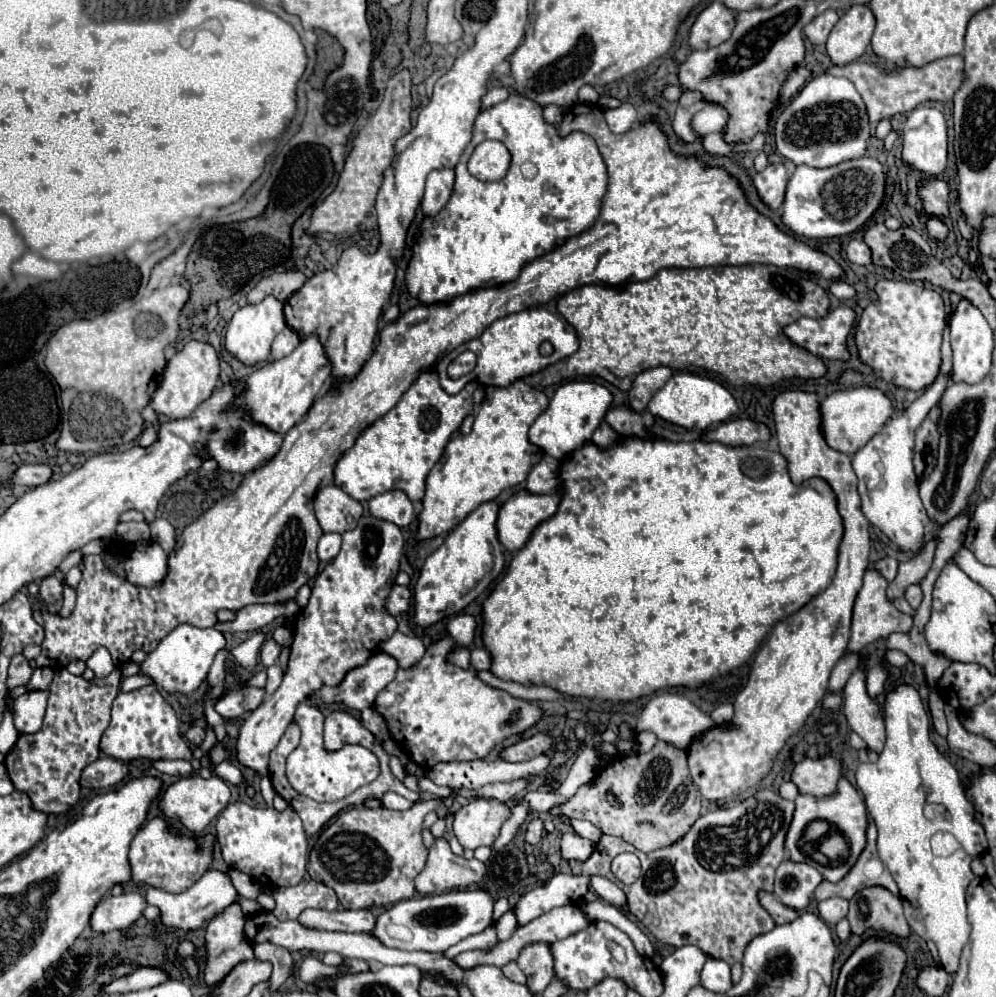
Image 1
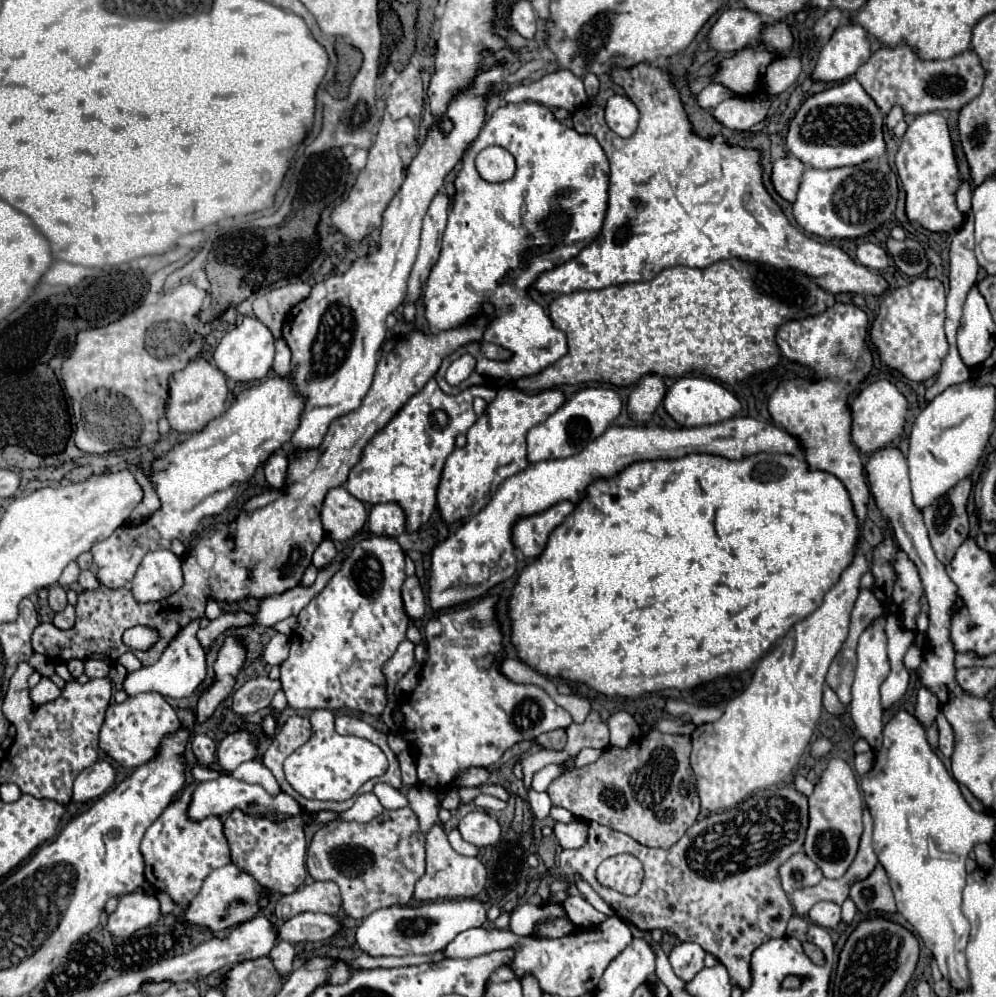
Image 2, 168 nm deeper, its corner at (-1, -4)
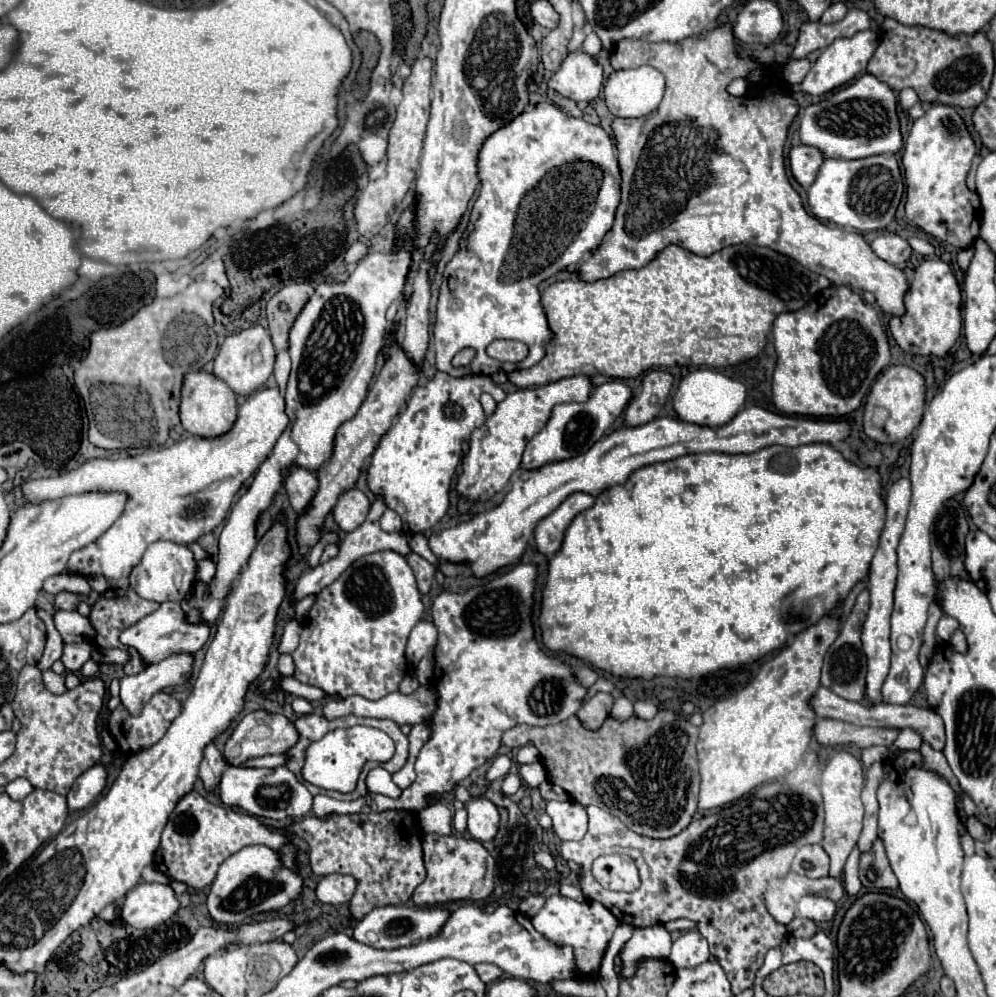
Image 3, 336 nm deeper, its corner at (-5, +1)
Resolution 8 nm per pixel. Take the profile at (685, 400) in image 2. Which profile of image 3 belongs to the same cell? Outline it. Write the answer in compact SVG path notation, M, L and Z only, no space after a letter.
M694 370L688 376L684 376L678 384L678 390L672 398L674 410L678 414L680 420L684 422L692 422L692 424L702 424L702 426L722 426L726 422L730 422L738 410L744 406L746 402L746 388L738 382L732 380L716 370Z

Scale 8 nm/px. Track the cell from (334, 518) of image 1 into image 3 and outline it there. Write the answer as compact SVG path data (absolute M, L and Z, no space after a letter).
M350 488L338 496L332 516L334 516L336 524L340 526L340 530L352 532L366 520L368 510L370 510L368 496L358 488Z

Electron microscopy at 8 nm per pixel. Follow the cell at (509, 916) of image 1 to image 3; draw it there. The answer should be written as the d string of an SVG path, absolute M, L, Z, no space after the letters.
M554 894L546 900L544 908L530 918L532 926L544 934L548 940L554 940L558 944L568 944L574 948L574 956L578 960L578 972L580 974L596 974L600 970L600 962L604 956L604 950L608 948L608 942L612 938L612 932L618 926L618 920L614 914L602 906L600 902L576 902L562 894Z

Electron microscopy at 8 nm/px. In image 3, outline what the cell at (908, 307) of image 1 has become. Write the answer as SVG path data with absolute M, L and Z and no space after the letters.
M926 260L914 270L914 282L910 282L908 292L904 294L906 312L902 316L890 318L890 332L896 344L910 354L916 356L936 356L944 358L948 350L960 336L962 328L962 292L956 276L952 274L950 266L942 260Z

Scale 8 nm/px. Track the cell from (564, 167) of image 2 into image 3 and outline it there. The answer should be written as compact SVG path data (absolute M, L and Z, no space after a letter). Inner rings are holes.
M538 102L536 106L532 108L526 108L520 116L516 116L510 124L498 128L496 132L492 132L482 148L480 148L480 154L478 154L478 178L480 178L480 192L478 192L478 198L472 206L472 212L478 212L478 218L472 220L472 230L466 238L462 238L462 246L460 250L454 254L454 258L446 264L444 268L444 274L442 274L442 284L440 284L440 296L438 296L438 304L436 304L436 322L434 322L434 348L436 348L436 368L440 372L446 372L454 378L462 378L462 376L476 376L476 374L484 374L484 376L492 376L496 372L514 372L514 370L522 370L522 368L532 368L534 364L538 364L544 354L546 354L546 344L554 338L550 326L548 326L548 320L546 320L546 314L544 314L544 308L540 304L540 292L538 292L538 284L550 276L554 276L556 272L560 272L562 268L568 268L568 266L576 266L584 254L596 250L602 242L602 238L606 236L606 232L612 228L612 220L614 220L614 212L616 212L616 206L620 202L620 170L618 170L618 160L616 160L616 150L614 150L614 140L612 136L602 130L600 126L594 126L594 124L588 124L586 120L582 118L574 118L574 116L568 116L564 114L560 108L556 108L554 104L550 102ZM534 190L534 208L526 208L526 196ZM520 216L530 216L530 234L524 230L524 226L520 226ZM492 340L520 340L528 346L528 356L522 360L522 362L498 362L498 360L492 360L488 354L486 354L486 346L492 342ZM462 348L476 348L476 358L470 366L466 368L452 368L452 358L458 350Z

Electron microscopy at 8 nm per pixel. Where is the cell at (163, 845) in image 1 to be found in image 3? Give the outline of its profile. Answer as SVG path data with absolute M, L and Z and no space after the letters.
M192 790L176 804L174 812L170 814L154 856L154 866L168 878L184 882L188 888L200 892L212 884L218 866L244 846L264 844L272 850L278 850L286 842L288 838L284 834L266 828L256 816L216 806Z

